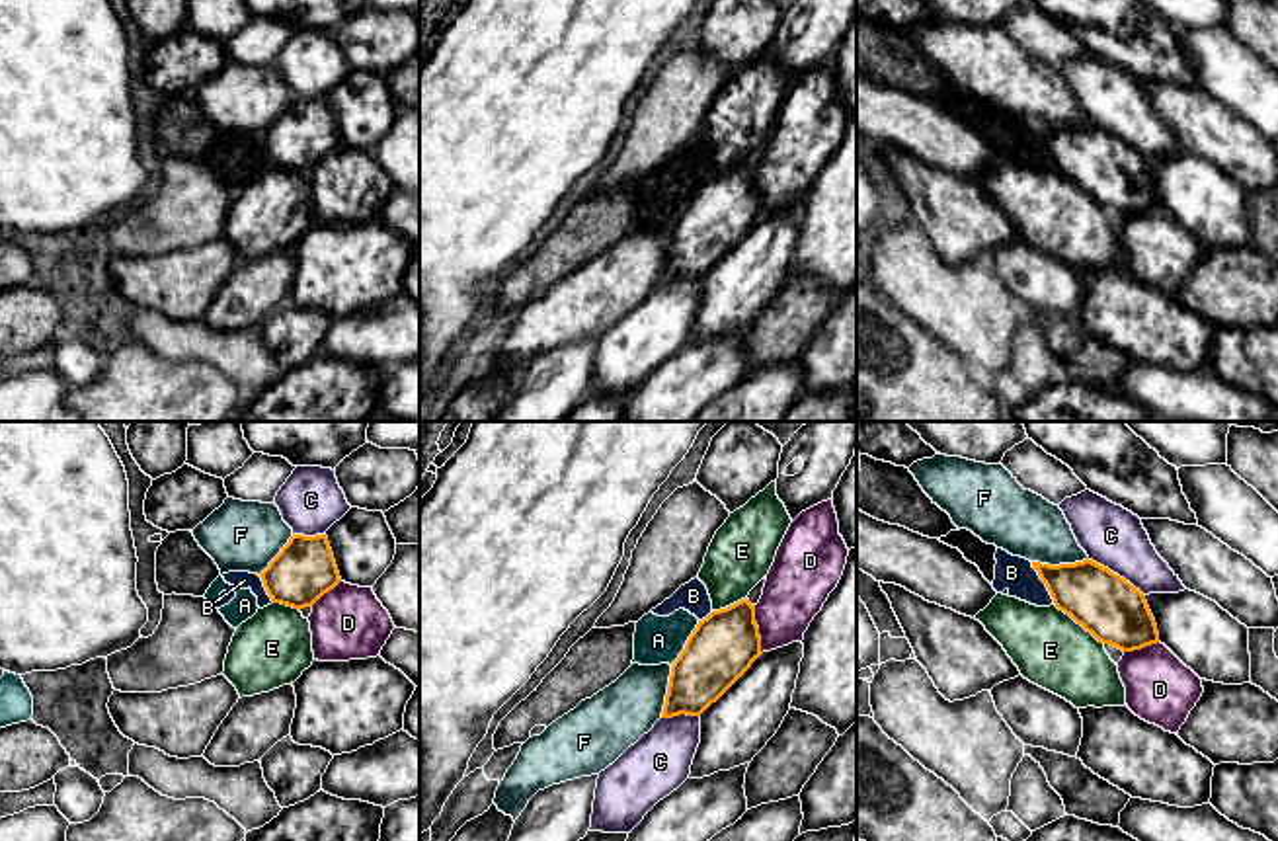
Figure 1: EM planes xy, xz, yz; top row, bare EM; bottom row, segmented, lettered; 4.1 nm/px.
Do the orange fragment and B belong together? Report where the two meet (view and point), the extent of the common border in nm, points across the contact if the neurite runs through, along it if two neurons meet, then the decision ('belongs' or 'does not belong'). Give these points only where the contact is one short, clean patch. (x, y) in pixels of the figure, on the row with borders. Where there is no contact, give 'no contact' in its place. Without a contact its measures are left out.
yz (1044, 582) | 200 nm | along yz (1031, 562), (1054, 603) | does not belong

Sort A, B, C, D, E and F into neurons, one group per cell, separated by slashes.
A B / C / D / E / F

